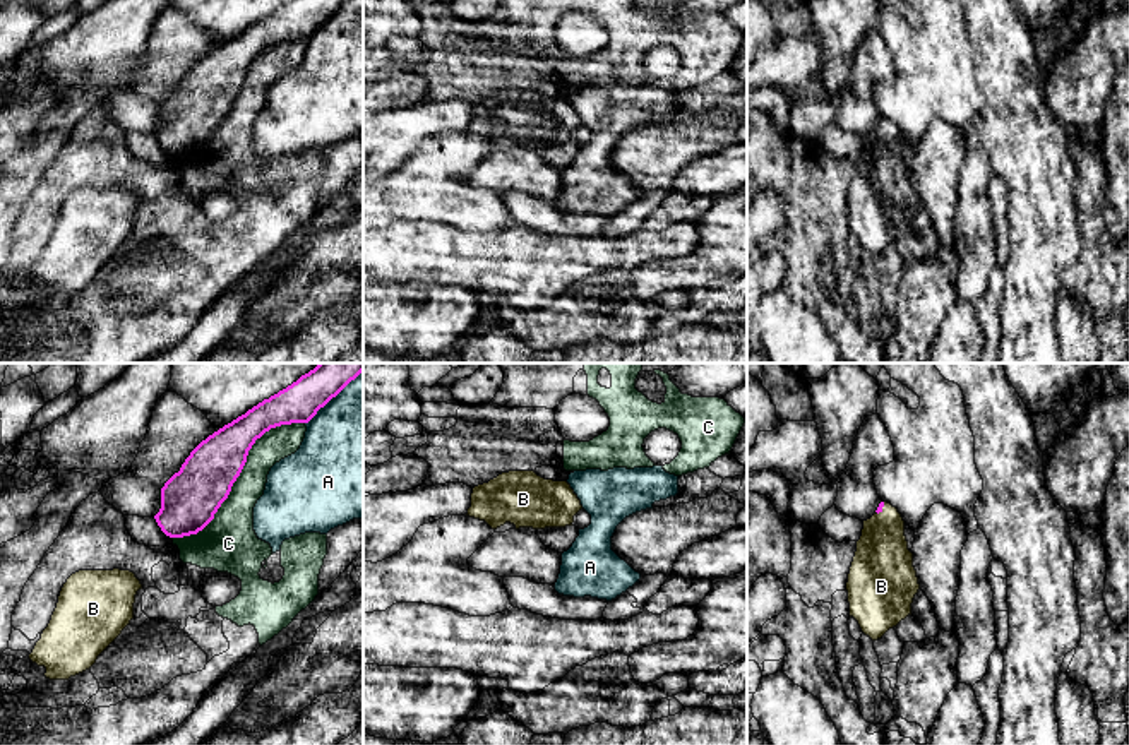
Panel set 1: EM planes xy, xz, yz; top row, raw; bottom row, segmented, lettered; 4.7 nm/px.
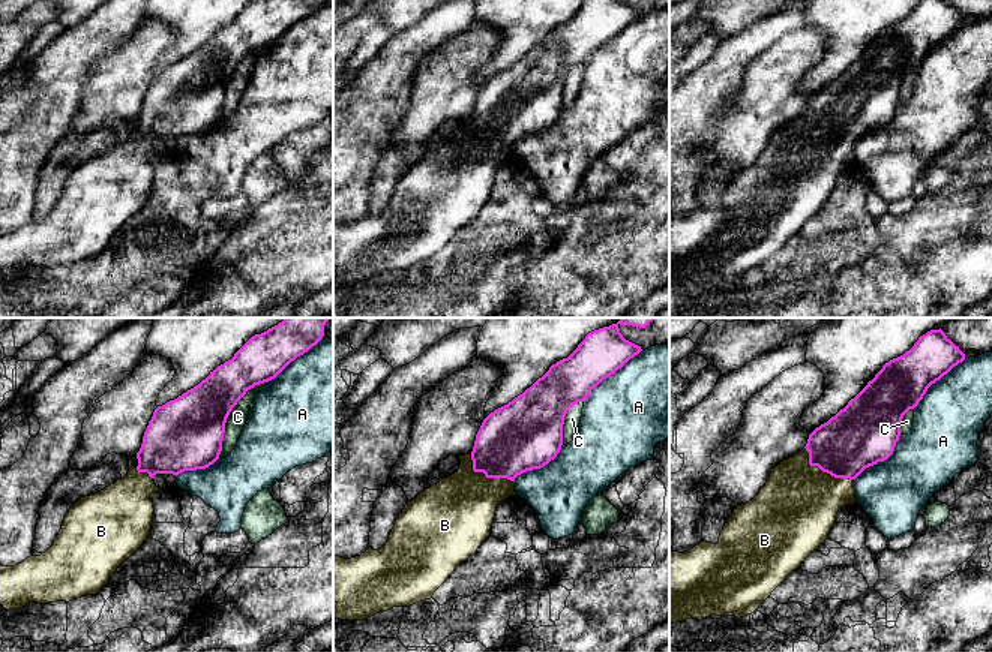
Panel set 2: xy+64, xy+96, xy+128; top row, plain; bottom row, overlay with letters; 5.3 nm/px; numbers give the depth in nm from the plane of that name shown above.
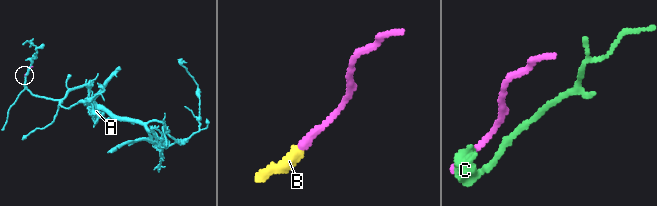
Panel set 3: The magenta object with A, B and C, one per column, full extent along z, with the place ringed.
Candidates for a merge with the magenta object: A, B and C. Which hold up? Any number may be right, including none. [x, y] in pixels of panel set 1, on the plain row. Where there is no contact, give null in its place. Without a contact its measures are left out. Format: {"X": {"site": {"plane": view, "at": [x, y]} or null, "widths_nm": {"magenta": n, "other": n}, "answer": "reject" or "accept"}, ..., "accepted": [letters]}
{"A": {"site": {"plane": "xy", "at": [326, 19]}, "widths_nm": {"magenta": 190, "other": 500}, "answer": "reject"}, "B": {"site": {"plane": "yz", "at": [881, 125]}, "widths_nm": {"magenta": 30, "other": 280}, "answer": "accept"}, "C": {"site": {"plane": "xy", "at": [238, 91]}, "widths_nm": {"magenta": 280, "other": 190}, "answer": "reject"}, "accepted": ["B"]}

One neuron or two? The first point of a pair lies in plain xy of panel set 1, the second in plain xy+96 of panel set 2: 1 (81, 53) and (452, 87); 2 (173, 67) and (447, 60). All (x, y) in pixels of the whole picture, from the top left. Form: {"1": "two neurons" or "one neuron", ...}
{"1": "two neurons", "2": "one neuron"}

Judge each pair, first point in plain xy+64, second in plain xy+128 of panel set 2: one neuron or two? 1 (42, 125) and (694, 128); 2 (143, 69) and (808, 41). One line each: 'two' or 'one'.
1: one
2: one

